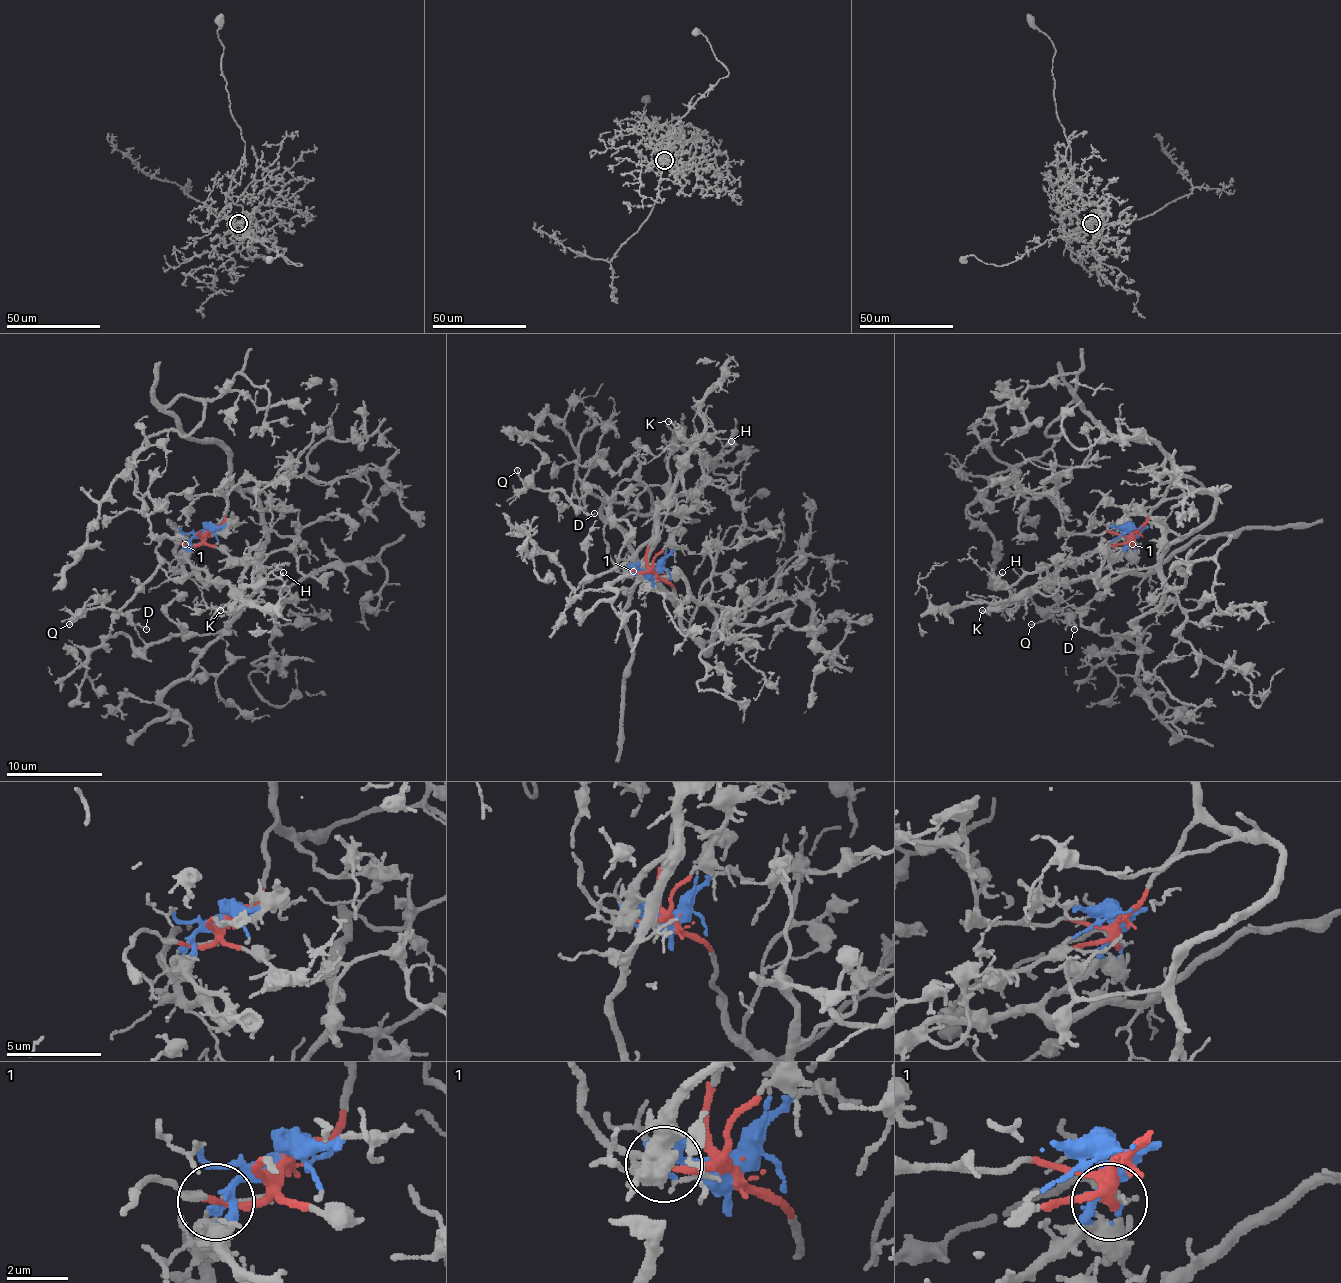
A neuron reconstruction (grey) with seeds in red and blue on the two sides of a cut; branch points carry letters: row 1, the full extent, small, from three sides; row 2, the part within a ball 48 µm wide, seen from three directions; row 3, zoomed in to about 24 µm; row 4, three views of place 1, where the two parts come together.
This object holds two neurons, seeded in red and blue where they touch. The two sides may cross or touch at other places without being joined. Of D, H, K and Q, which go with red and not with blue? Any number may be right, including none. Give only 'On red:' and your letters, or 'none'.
On red: D, Q

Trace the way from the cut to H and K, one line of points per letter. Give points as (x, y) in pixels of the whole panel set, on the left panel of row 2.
H: (205, 531), (191, 541), (189, 560), (210, 579), (227, 584), (237, 593), (248, 584), (263, 584), (282, 572)
K: (205, 531), (191, 541), (189, 560), (210, 579), (227, 584), (244, 601), (227, 613), (220, 610)

